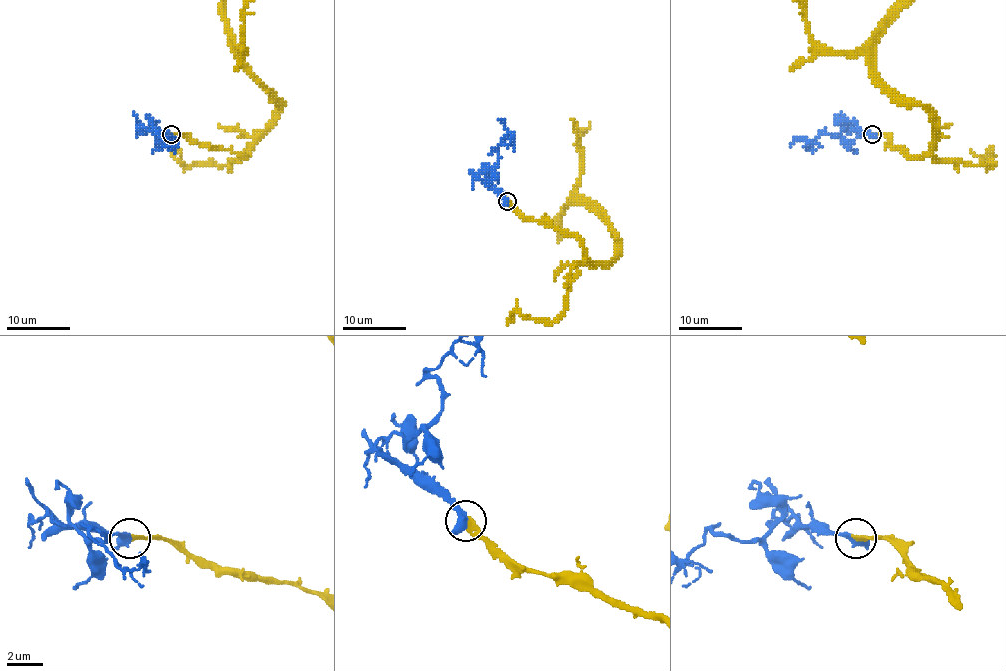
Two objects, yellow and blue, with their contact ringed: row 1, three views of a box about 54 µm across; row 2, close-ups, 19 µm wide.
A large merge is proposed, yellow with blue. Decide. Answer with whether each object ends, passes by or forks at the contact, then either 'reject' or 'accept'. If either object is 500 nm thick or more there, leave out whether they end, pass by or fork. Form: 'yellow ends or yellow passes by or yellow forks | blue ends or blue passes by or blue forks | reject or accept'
accept

